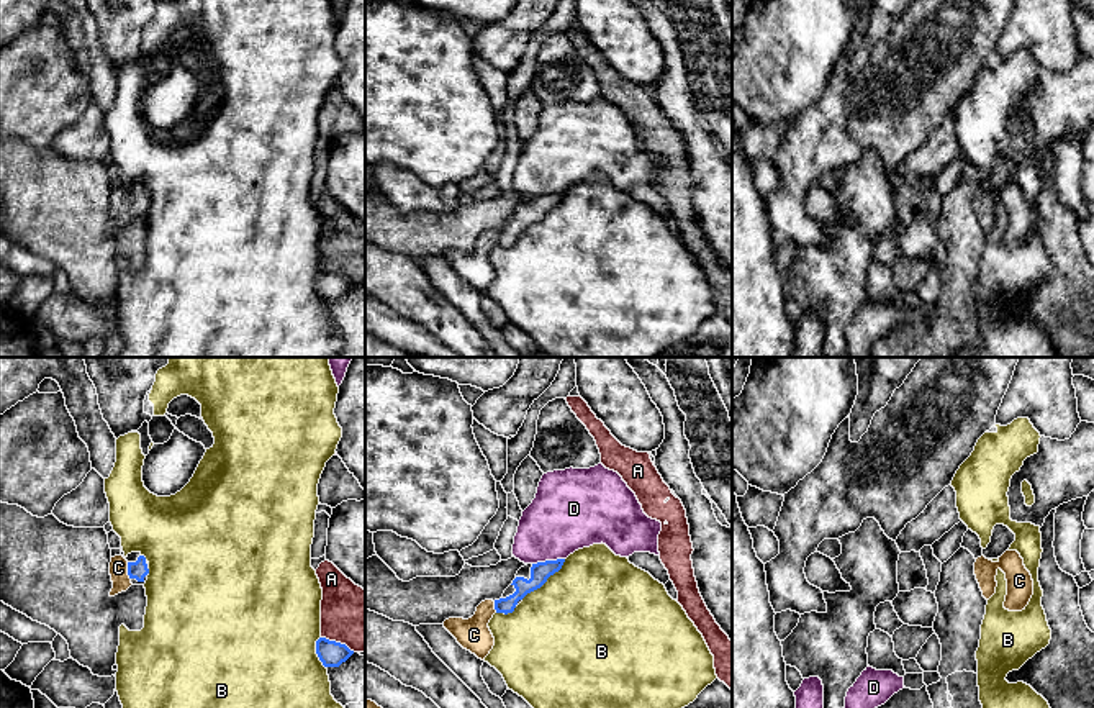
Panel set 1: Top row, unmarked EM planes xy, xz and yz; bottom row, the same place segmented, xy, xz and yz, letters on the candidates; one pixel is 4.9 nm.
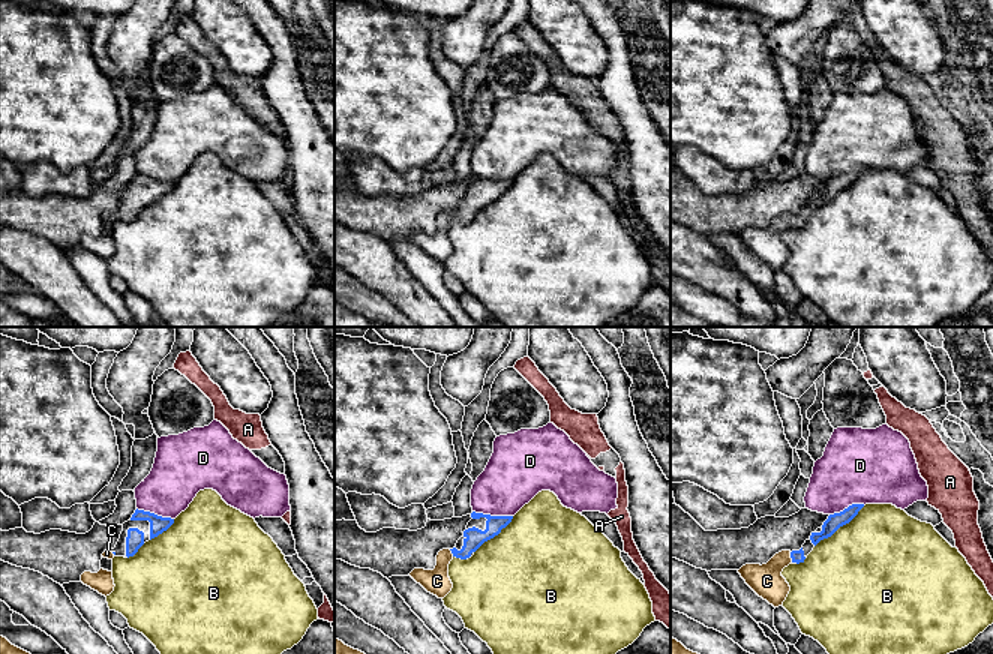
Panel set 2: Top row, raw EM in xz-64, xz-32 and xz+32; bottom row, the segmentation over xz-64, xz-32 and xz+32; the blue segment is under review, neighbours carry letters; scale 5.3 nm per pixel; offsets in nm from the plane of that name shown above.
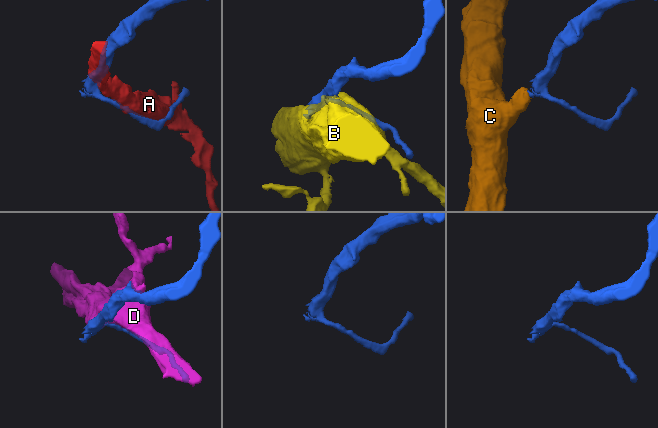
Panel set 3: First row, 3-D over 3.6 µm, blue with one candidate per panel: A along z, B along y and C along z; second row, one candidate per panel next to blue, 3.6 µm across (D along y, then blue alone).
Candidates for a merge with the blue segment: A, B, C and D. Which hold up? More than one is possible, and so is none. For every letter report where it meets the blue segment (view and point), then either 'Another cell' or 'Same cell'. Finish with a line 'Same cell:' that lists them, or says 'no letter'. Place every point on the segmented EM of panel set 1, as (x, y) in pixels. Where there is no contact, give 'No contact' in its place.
A: Touches blue at xy (338, 643). Another cell
B: Touches blue at xz (544, 582). Another cell
C: Touches blue at xy (128, 571). Same cell
D: Touches blue at xz (547, 561). Another cell
Same cell: C

